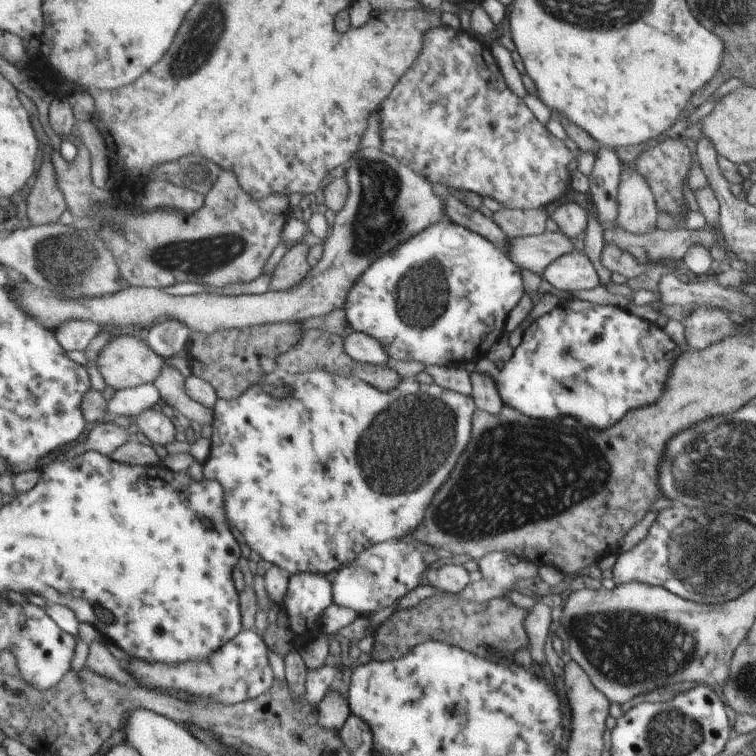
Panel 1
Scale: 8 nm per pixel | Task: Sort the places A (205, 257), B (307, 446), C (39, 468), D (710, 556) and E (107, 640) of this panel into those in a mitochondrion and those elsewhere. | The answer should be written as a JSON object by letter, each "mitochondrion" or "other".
{"A":"mitochondrion","B":"other","C":"other","D":"mitochondrion","E":"other"}

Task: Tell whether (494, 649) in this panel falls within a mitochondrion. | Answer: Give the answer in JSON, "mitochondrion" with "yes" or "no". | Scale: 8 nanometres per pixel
{"mitochondrion":"yes"}

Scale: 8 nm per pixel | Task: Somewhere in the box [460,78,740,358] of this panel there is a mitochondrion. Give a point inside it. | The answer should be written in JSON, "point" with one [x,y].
{"point":[713,329]}

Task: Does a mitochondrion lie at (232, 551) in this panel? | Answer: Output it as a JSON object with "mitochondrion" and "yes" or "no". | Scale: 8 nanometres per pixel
{"mitochondrion":"no"}

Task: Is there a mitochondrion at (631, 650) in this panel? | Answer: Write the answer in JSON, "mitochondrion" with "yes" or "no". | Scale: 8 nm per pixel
{"mitochondrion":"yes"}

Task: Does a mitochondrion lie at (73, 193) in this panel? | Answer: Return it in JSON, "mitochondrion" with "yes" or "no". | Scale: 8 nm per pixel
{"mitochondrion":"no"}

